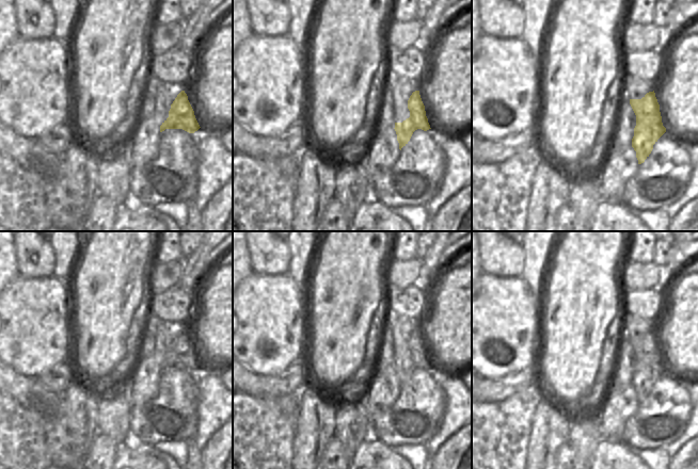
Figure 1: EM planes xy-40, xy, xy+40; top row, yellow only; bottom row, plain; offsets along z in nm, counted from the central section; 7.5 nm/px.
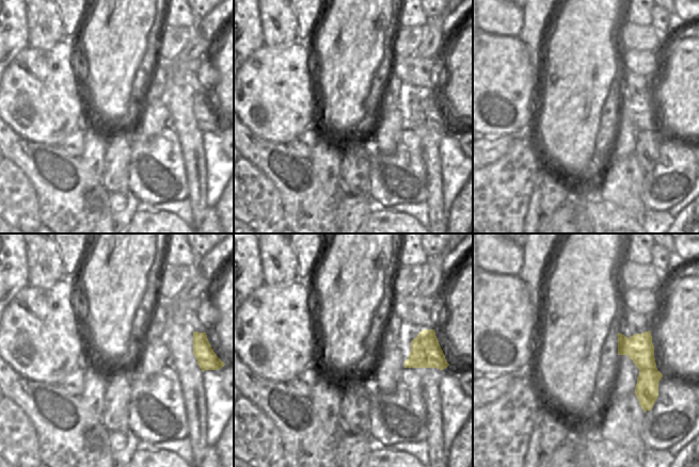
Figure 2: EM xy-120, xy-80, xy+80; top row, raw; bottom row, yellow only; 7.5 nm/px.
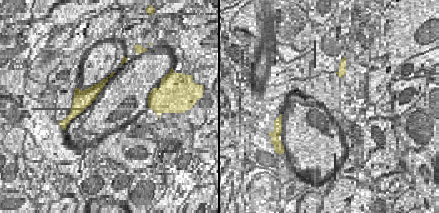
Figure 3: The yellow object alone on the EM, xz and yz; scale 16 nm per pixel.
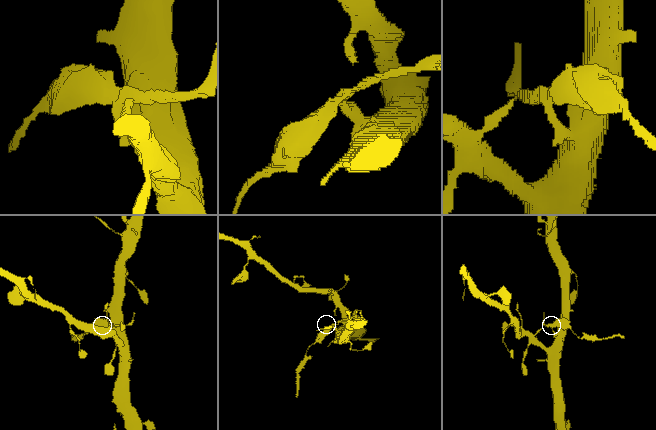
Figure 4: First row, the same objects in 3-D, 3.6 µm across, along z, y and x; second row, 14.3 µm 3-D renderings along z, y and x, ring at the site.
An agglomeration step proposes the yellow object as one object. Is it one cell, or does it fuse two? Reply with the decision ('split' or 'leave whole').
split

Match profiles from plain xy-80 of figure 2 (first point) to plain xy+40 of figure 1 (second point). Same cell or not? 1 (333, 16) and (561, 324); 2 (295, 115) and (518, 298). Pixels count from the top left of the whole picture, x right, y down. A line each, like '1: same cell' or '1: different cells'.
1: same cell
2: same cell

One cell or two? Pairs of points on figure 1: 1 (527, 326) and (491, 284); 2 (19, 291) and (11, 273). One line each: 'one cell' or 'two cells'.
1: one cell
2: two cells

